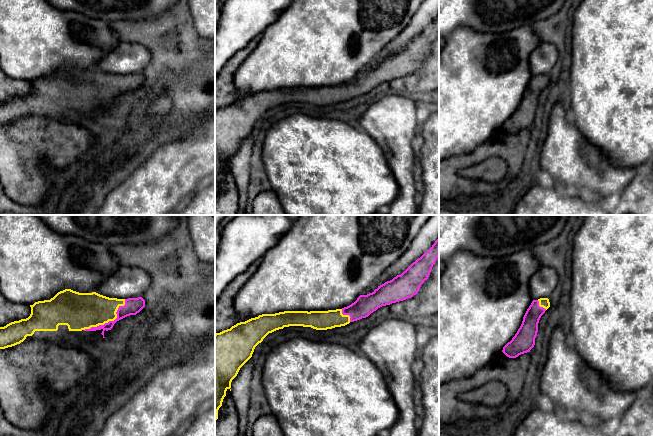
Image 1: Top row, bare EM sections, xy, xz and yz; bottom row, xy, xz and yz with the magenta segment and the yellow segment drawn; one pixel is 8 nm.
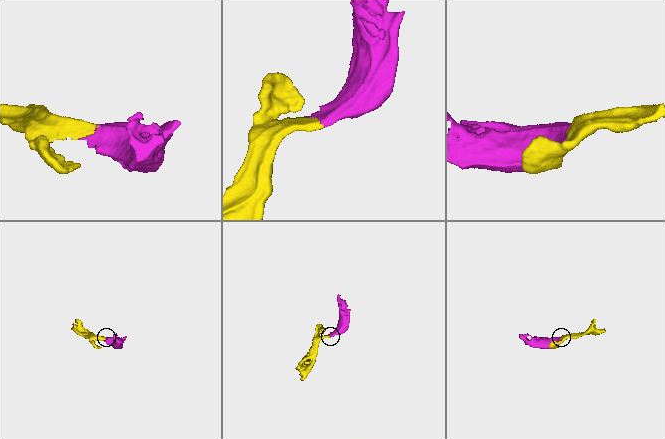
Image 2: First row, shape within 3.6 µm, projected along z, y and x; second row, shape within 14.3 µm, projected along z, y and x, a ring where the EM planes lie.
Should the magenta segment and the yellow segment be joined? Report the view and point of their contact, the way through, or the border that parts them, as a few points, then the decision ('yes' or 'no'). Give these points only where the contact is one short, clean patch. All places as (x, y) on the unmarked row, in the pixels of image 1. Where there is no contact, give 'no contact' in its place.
meets magenta in xy at (110, 97); runs through xy (132, 82), (126, 83), (110, 97), (101, 88), (81, 87); yes

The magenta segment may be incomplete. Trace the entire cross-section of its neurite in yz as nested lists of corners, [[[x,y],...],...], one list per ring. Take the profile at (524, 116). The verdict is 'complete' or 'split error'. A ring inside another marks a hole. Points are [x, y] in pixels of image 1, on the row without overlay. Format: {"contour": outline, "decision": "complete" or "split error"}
{"contour": [[[540,74],[532,77],[517,109],[503,123],[502,128],[507,133],[516,134],[521,130],[530,128],[535,121],[539,96],[549,83],[550,78],[548,74]]], "decision": "split error"}

